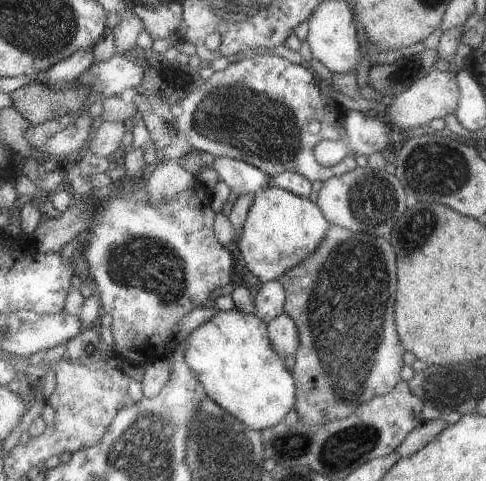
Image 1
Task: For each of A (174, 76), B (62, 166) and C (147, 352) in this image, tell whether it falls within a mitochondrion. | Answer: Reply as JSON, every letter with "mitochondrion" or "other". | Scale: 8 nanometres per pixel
{"A":"other","B":"other","C":"other"}

